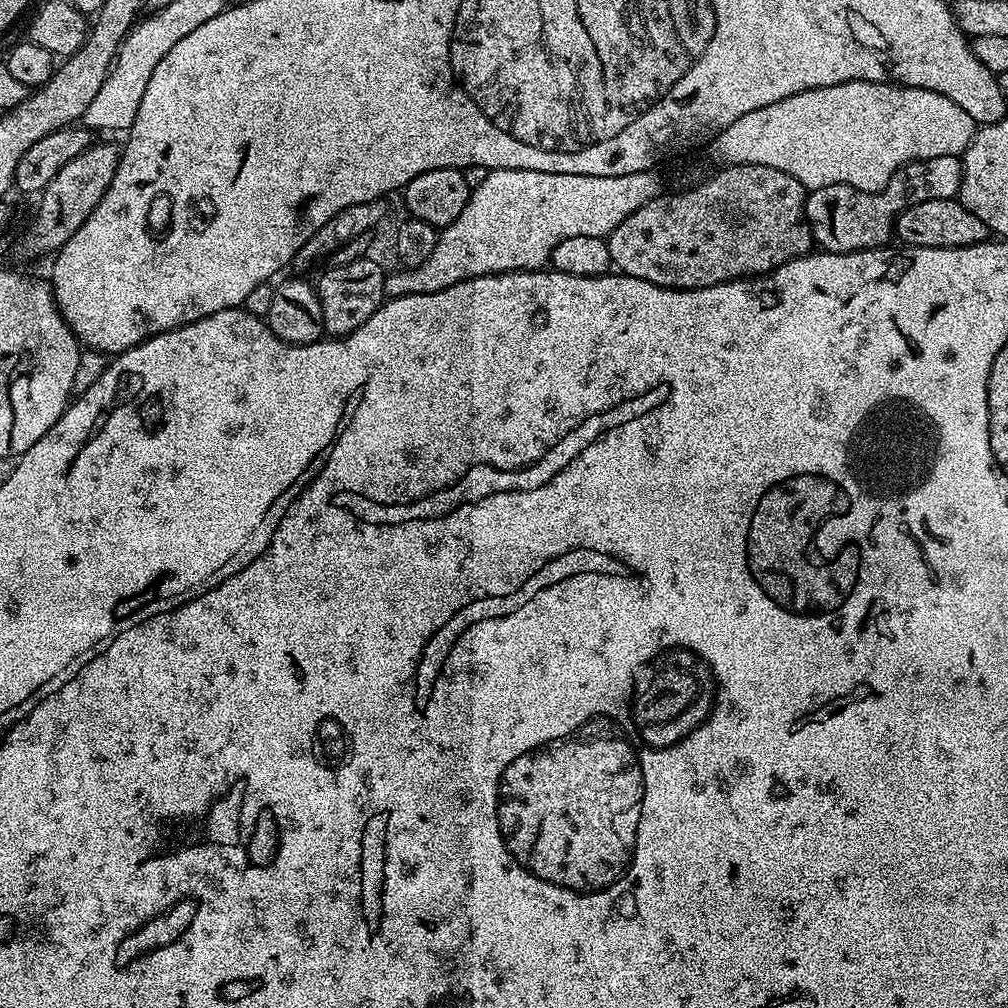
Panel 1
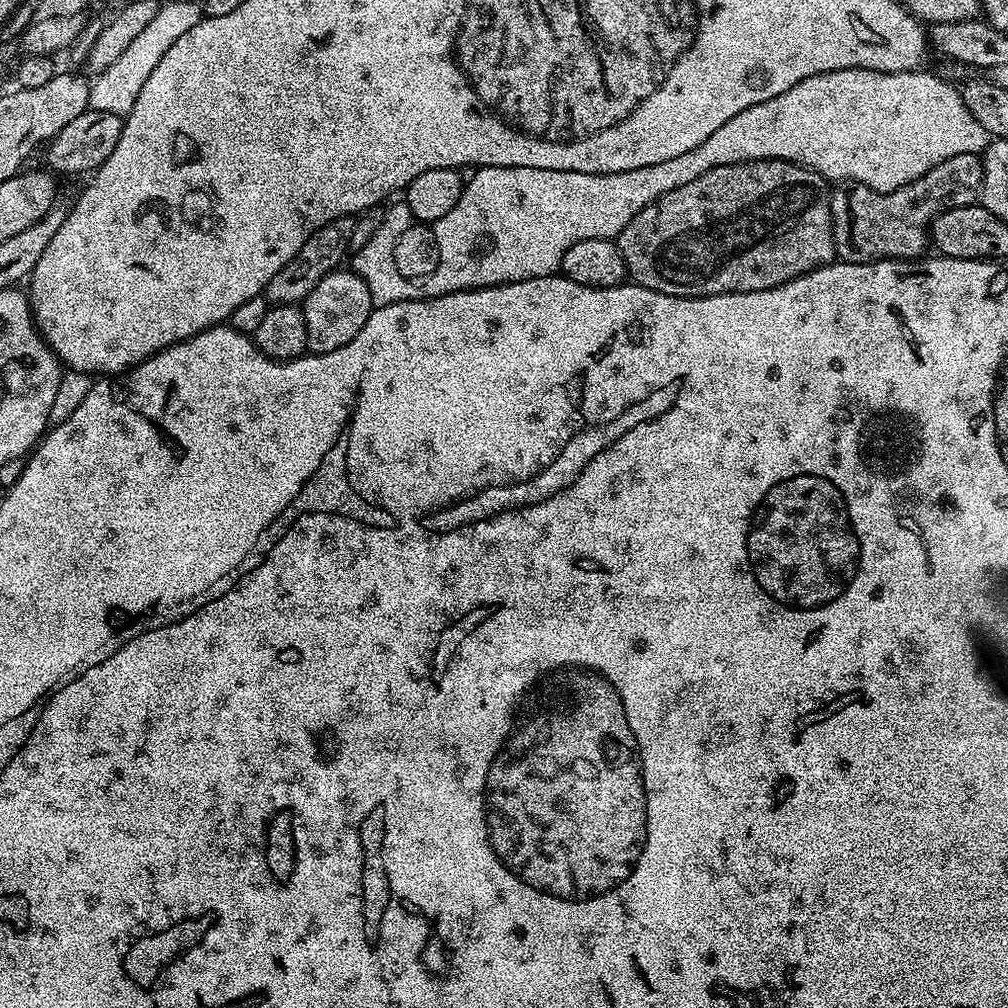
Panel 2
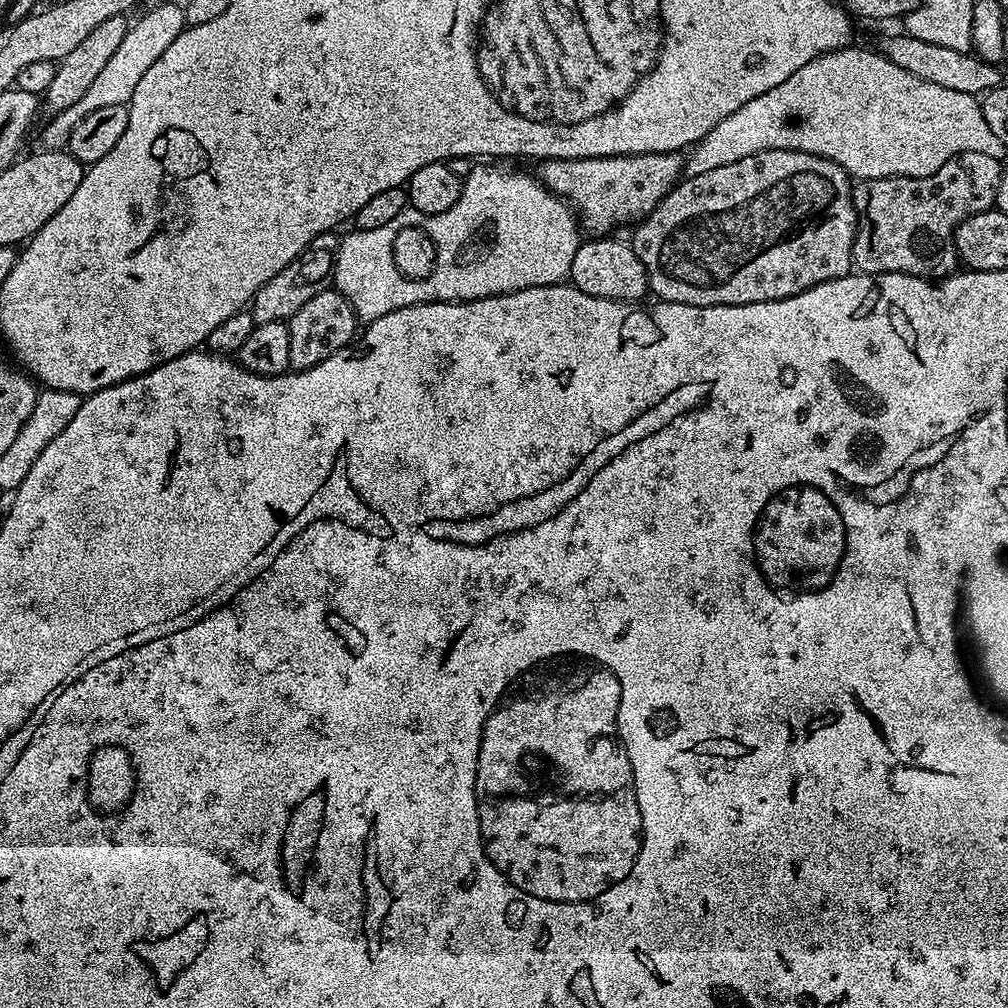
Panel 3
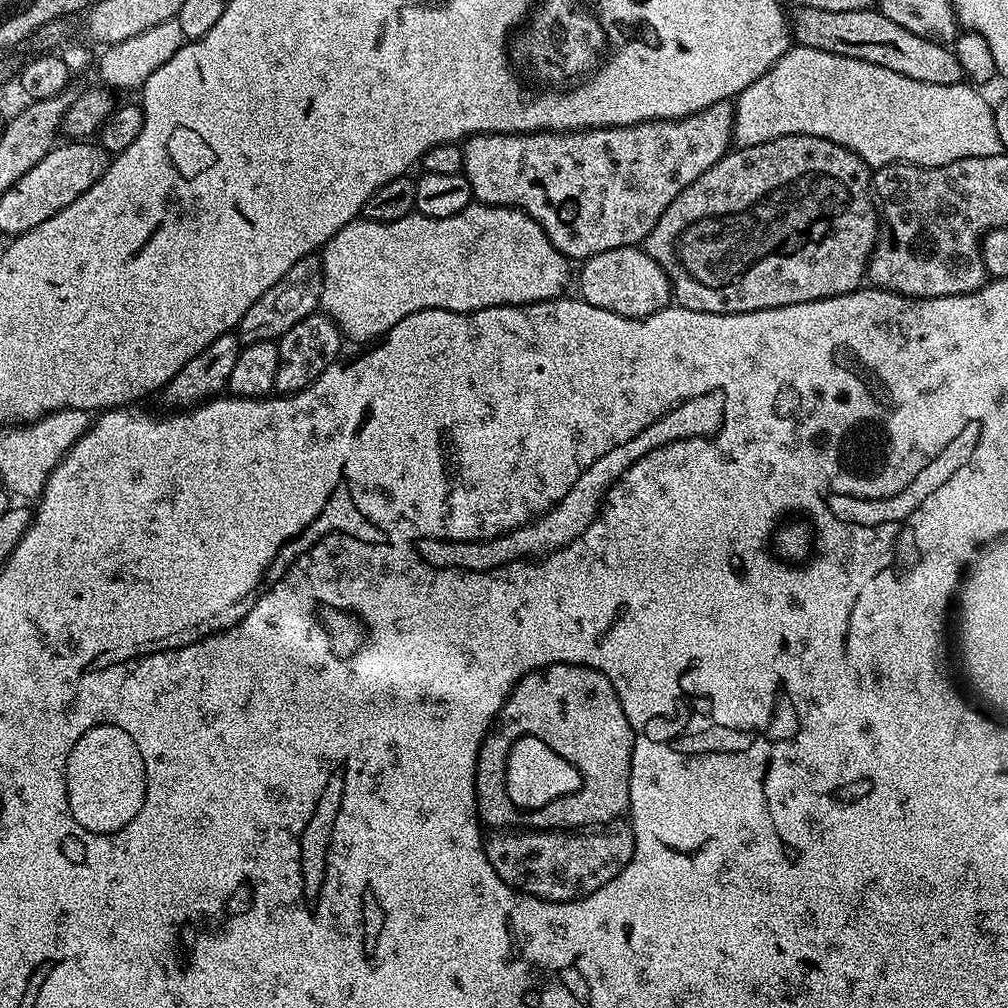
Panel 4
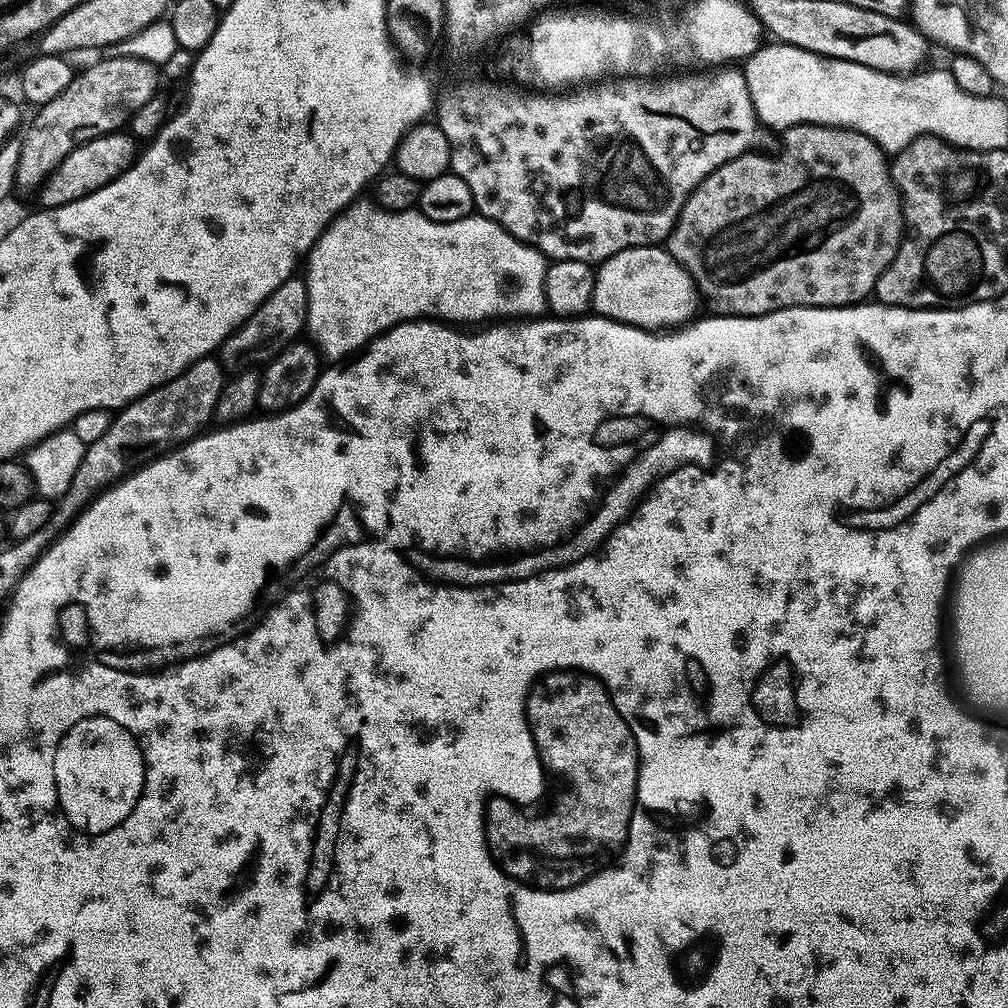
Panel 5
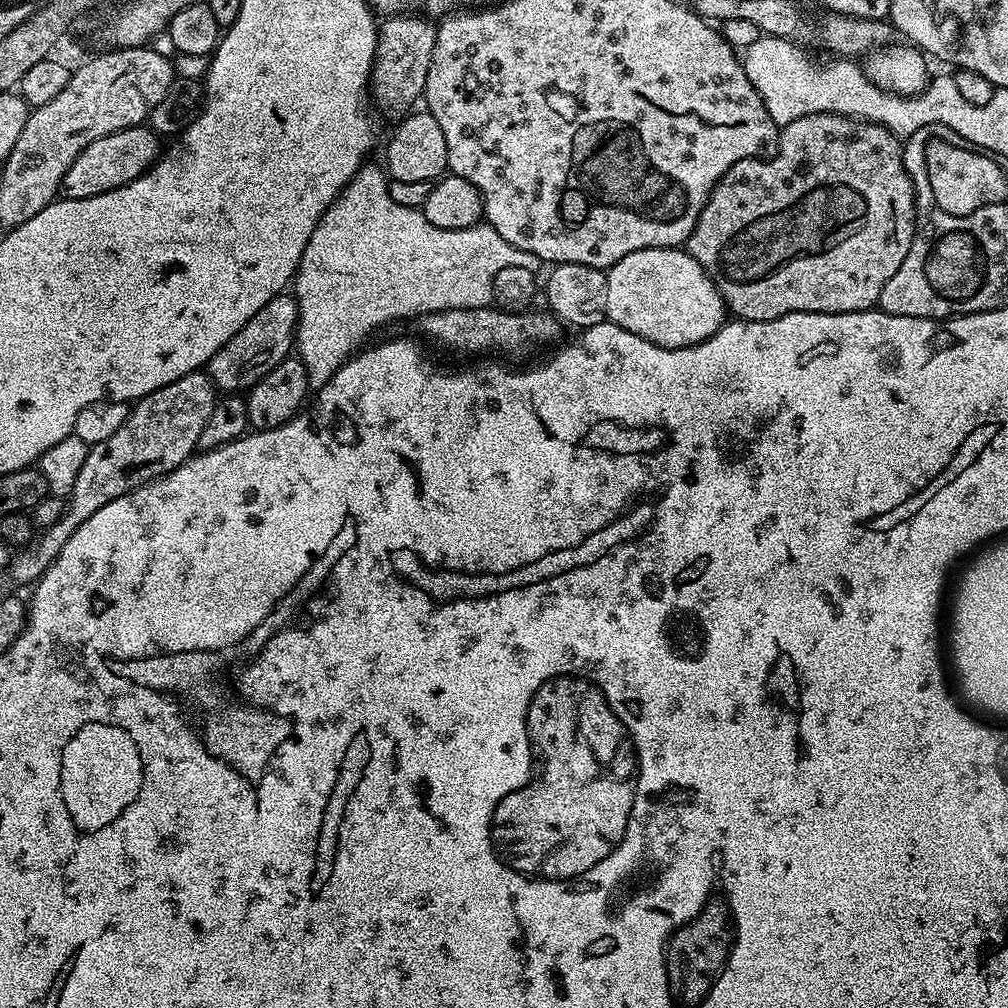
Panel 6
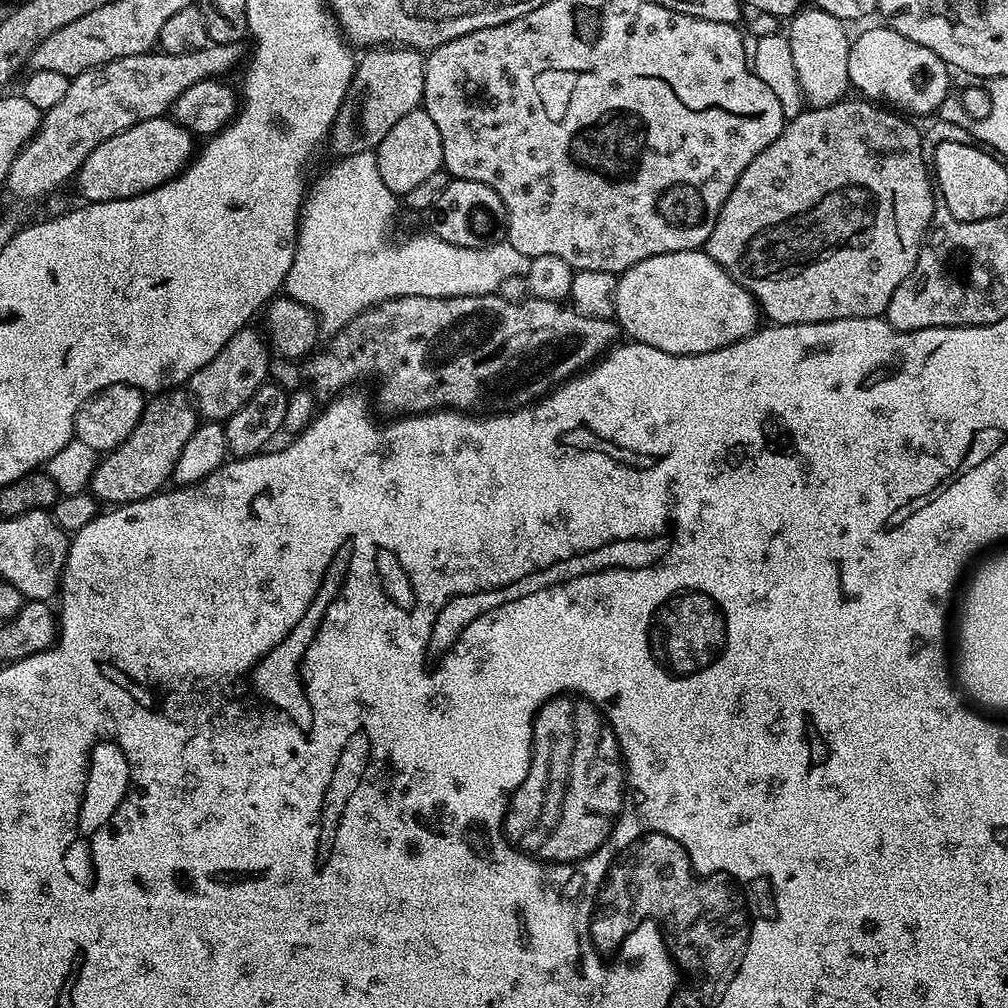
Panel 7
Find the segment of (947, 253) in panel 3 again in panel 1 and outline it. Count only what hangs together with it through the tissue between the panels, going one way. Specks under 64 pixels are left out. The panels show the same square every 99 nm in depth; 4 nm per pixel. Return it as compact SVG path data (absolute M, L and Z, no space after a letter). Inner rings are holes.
M939 156L904 164L881 192L863 192L849 184L811 189L804 201L804 218L812 227L812 239L826 252L883 248L893 239L896 218L903 208L930 198L953 199L959 193L963 169L960 156Z

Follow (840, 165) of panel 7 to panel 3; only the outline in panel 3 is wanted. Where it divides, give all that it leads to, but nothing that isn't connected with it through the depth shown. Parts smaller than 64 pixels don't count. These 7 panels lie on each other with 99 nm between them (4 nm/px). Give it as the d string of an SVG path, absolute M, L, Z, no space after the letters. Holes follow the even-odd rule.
M762 150L758 154L750 154L750 158L738 158L738 162L730 162L730 166L718 166L718 170L681 179L671 192L664 195L659 206L635 225L636 233L630 237L630 243L634 254L638 254L638 262L642 262L646 270L648 287L651 295L656 295L657 301L705 308L719 304L753 304L790 298L853 271L852 247L858 227L856 203L852 201L853 187L848 171L838 166L838 162L798 150Z

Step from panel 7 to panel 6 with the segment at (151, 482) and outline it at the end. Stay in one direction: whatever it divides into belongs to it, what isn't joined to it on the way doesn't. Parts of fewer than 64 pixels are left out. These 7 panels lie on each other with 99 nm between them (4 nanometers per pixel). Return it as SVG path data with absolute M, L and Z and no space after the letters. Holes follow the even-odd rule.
M201 370L186 374L178 378L178 382L170 382L170 386L162 386L135 401L129 407L128 417L122 426L110 438L89 447L86 462L82 462L82 470L78 470L74 490L70 490L58 522L43 529L31 541L30 547L21 547L13 555L6 571L9 582L35 585L40 575L56 561L58 554L62 554L62 546L70 542L74 530L78 530L78 526L82 526L90 514L98 514L106 502L114 502L114 498L122 498L135 488L141 488L143 484L187 462L197 451L198 437L202 435L217 399L216 385L207 371Z

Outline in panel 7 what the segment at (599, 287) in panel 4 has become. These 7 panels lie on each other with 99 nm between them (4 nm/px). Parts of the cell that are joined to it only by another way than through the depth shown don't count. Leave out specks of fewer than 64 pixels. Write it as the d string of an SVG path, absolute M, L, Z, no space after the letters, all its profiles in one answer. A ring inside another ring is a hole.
M704 250L658 254L654 258L646 258L634 266L630 266L624 272L619 273L618 277L614 320L618 325L619 331L623 333L623 335L625 332L625 334L628 335L625 337L627 337L629 341L637 344L645 344L646 346L654 346L654 350L662 350L666 354L674 354L675 356L697 356L703 352L713 352L722 346L730 346L734 342L738 342L752 332L757 331L758 325L761 323L759 320L762 320L762 313L757 305L756 299L754 299L737 280L730 278L730 274L726 274L726 270L722 270L722 266L718 266L718 262L711 260L711 258L708 257L707 251Z

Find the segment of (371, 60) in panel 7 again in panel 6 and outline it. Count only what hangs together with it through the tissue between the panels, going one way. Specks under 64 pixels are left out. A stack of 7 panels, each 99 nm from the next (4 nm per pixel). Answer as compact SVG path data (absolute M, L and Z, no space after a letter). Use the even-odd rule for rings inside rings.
M423 14L389 16L376 33L376 56L372 59L370 100L388 116L400 118L424 94L426 74L430 74L430 58L434 58L437 25Z

